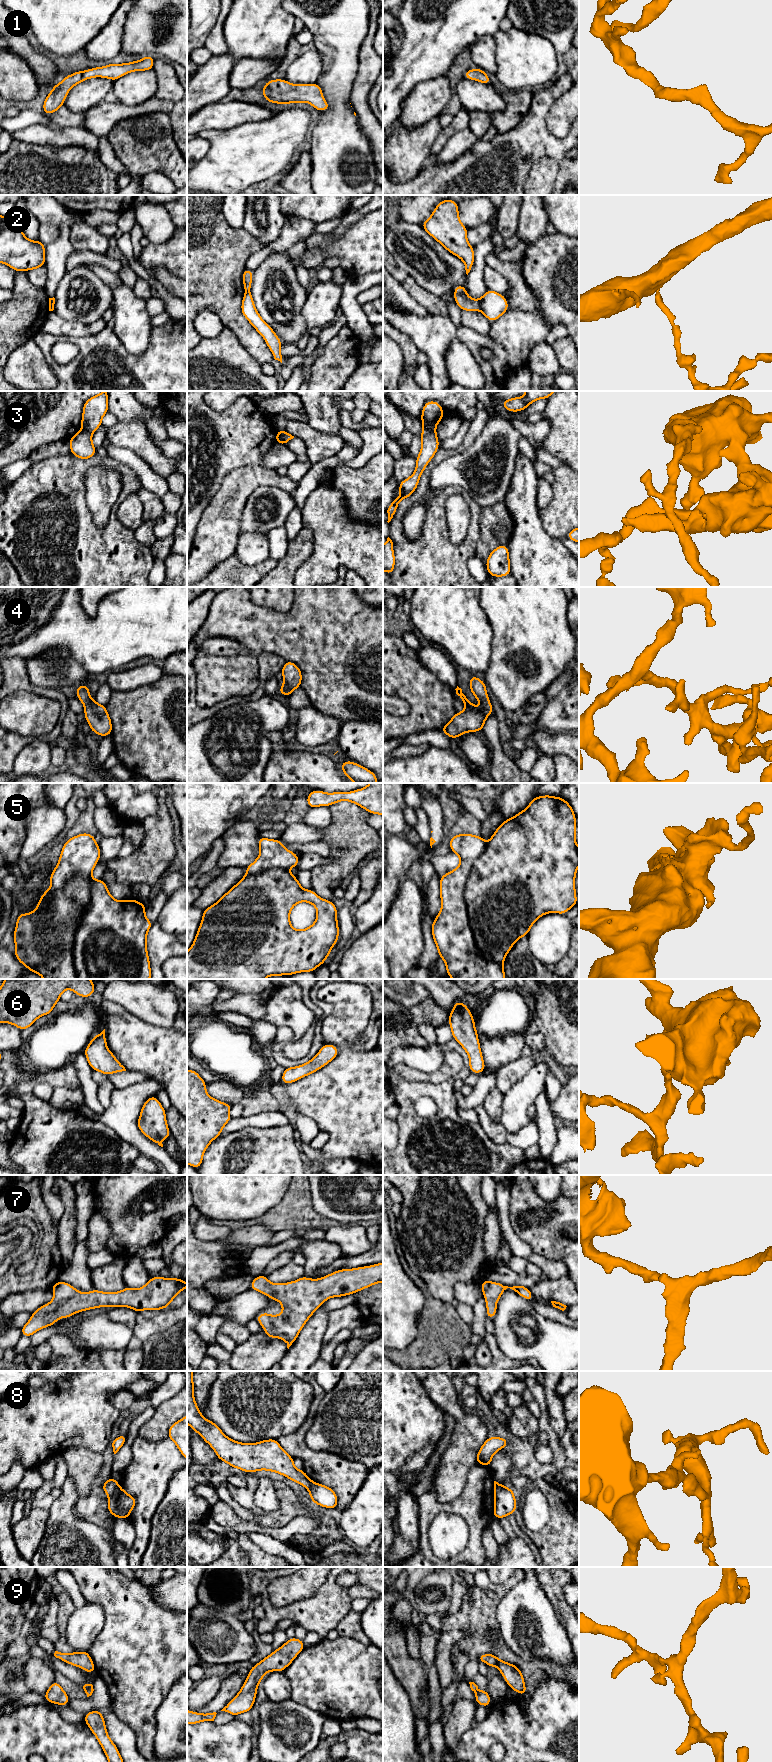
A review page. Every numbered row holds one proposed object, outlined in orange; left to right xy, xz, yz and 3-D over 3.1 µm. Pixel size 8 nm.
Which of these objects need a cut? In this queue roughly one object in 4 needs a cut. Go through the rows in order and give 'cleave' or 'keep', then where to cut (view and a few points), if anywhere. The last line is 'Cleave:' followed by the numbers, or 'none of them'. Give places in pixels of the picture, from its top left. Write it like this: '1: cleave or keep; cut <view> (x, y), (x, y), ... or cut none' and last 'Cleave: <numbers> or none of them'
1: keep; cut none
2: cleave; cut yz (478, 300), (481, 310)
3: cleave; cut xz (286, 432), (282, 443)
4: keep; cut none
5: cleave; cut xy (80, 876), (89, 883), (89, 903), (75, 933), (76, 978)
6: keep; cut none
7: keep; cut none
8: cleave; cut xy (119, 1486), (109, 1496)
9: keep; cut none
Cleave: 2, 3, 5, 8

